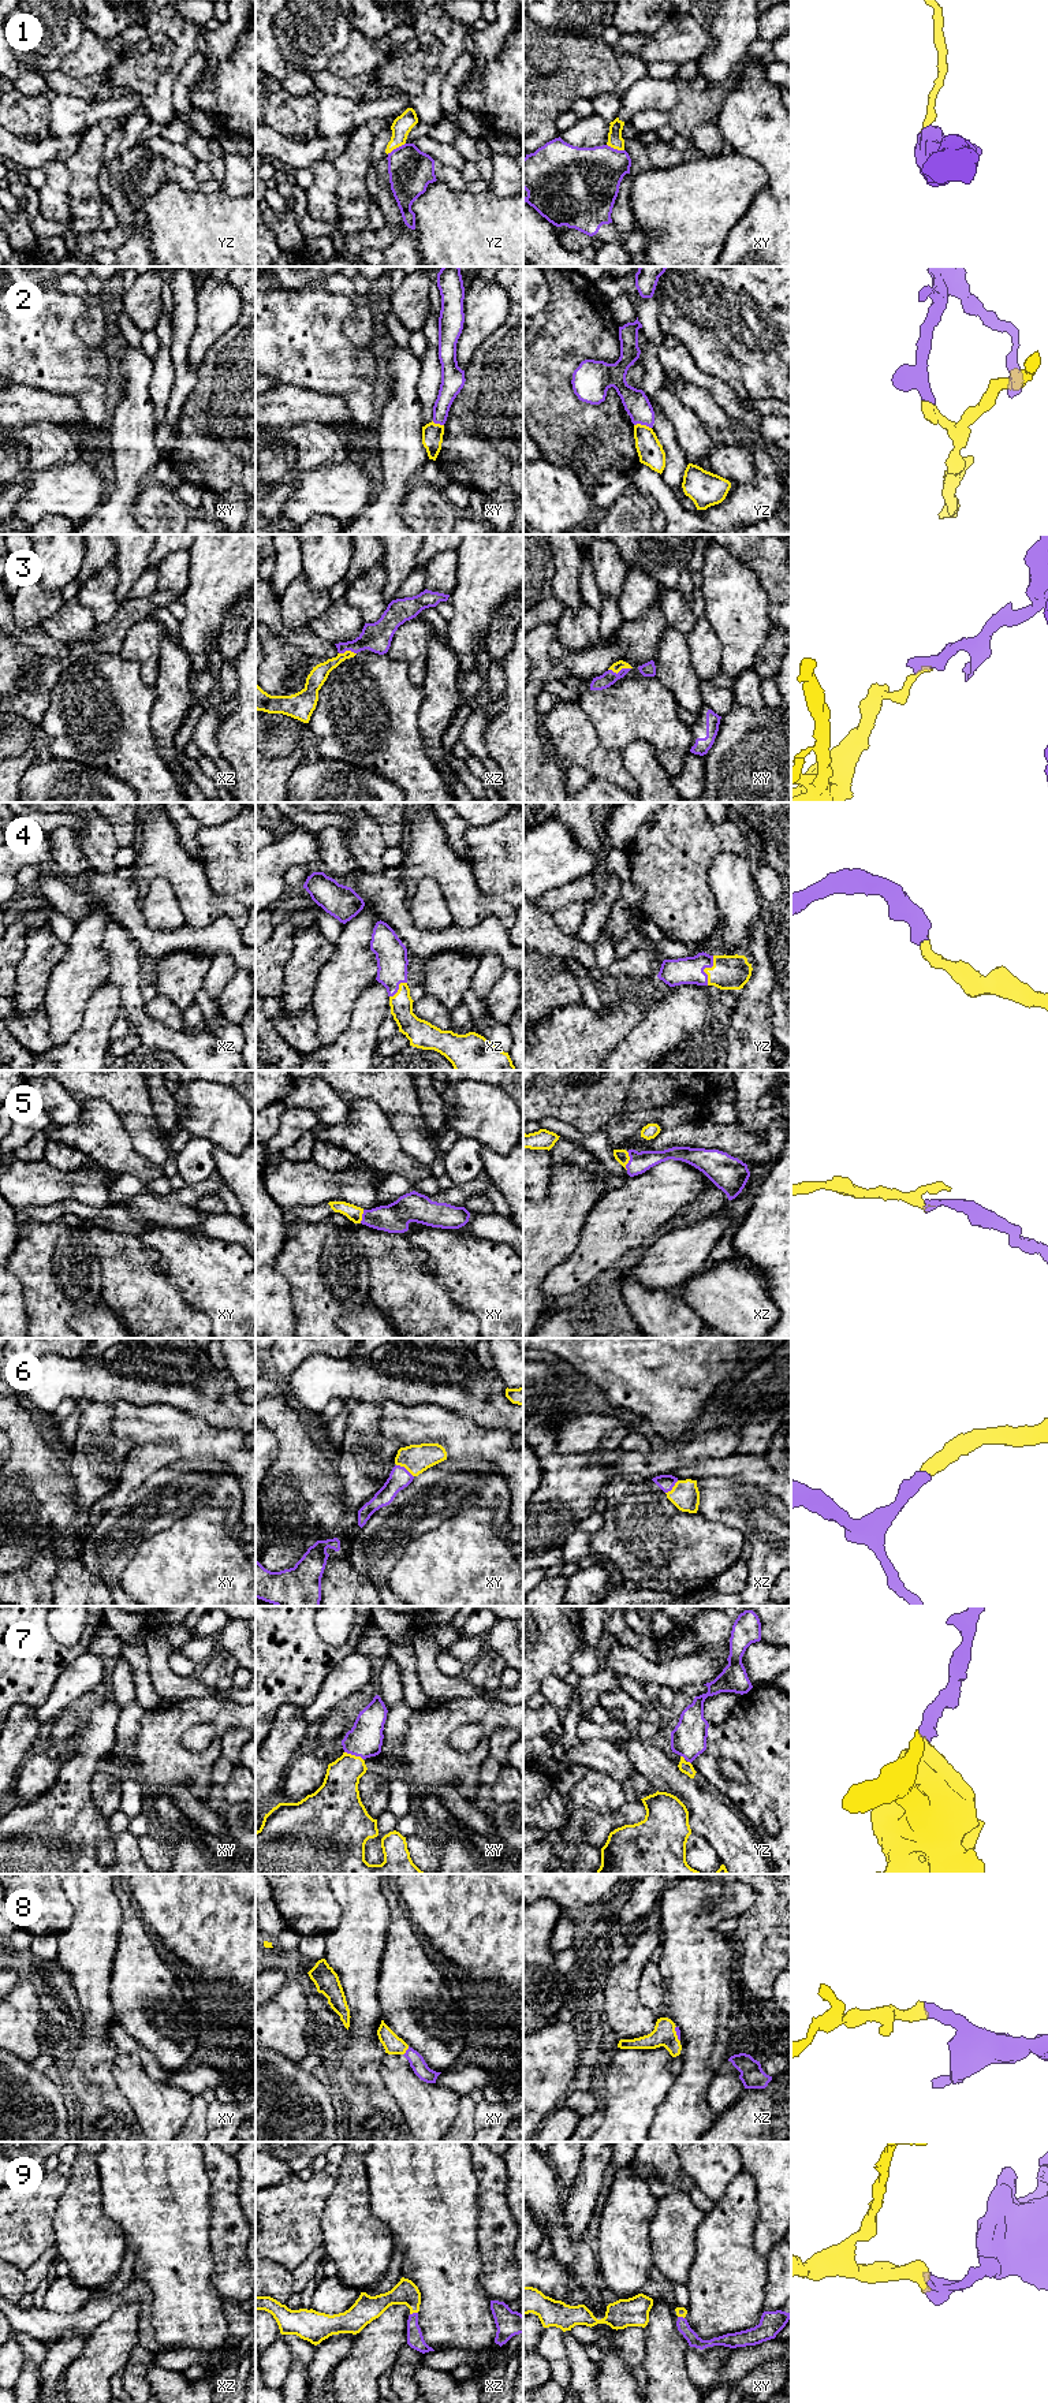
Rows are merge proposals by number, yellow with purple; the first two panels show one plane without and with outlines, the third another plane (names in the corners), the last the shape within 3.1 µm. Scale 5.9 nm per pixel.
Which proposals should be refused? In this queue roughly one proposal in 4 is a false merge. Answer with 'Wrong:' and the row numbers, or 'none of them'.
Wrong: 1, 2

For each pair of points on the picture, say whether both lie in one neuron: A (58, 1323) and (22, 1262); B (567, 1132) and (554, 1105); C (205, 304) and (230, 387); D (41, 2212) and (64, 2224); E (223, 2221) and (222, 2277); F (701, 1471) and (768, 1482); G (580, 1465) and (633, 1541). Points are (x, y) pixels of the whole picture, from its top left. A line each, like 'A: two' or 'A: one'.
A: one
B: two
C: two
D: two
E: one
F: one
G: two

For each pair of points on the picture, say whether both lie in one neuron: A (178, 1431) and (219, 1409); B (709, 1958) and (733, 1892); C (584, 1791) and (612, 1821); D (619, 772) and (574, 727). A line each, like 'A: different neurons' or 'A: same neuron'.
A: different neurons
B: same neuron
C: different neurons
D: same neuron

